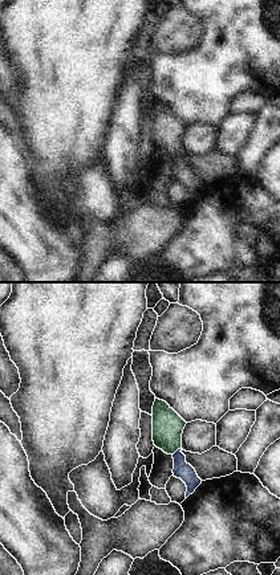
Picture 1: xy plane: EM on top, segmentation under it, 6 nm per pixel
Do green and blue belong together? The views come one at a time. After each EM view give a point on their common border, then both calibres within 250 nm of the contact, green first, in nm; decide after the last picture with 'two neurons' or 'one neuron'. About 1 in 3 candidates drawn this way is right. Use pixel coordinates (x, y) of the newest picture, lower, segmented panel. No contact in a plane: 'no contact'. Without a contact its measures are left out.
meets green at (177, 449); 190 nm thick on the green side, 110 nm on the other

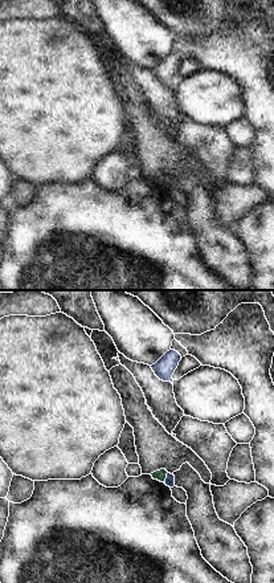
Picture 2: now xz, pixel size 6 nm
meets green at (166, 477); 70 nm thick on the green side, 60 nm on the other

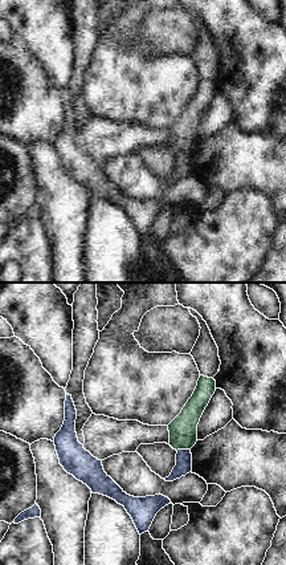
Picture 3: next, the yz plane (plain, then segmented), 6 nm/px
meets green at (183, 448); 180 nm thick on the green side, 100 nm on the other

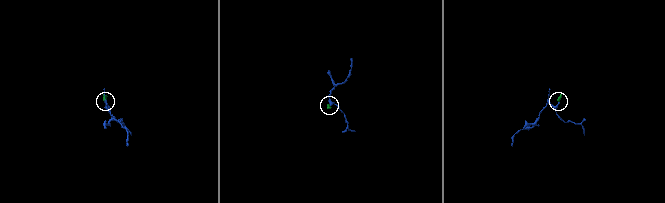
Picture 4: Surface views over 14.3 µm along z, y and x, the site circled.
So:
two neurons

